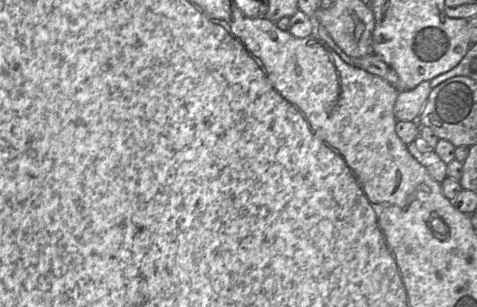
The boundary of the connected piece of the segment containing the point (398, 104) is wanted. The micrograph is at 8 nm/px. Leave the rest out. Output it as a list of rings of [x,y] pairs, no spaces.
[[[423,81],[411,90],[398,92],[394,105],[397,121],[417,121],[432,90],[429,81]]]

